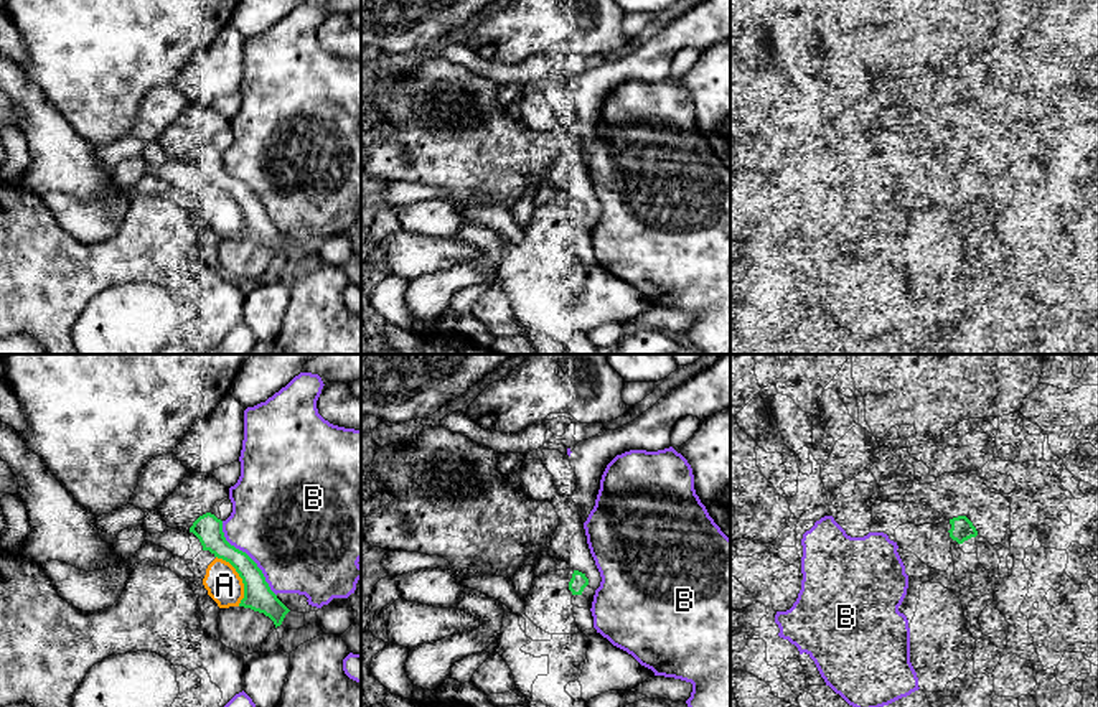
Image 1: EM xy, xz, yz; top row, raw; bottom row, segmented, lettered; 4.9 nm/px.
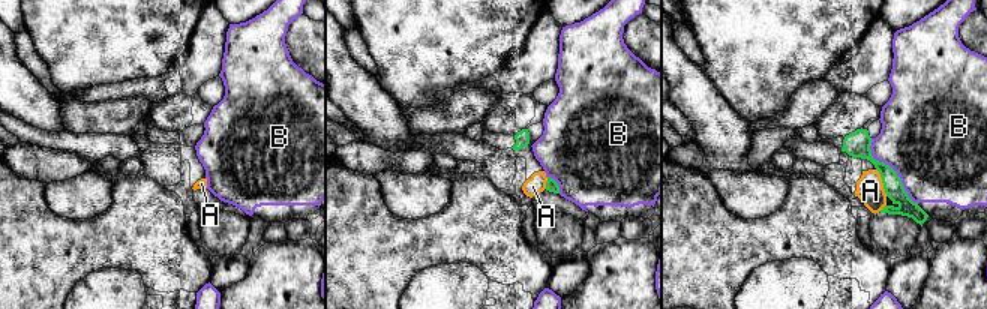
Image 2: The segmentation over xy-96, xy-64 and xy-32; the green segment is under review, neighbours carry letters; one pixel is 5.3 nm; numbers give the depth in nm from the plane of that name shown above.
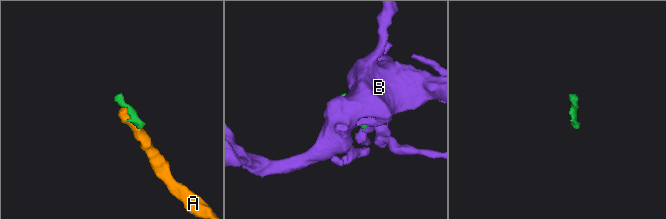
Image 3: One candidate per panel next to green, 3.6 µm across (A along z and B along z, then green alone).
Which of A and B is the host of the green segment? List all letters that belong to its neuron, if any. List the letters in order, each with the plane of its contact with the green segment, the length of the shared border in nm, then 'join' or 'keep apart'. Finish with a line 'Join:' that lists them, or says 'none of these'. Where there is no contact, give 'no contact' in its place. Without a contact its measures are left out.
A: xy | 280 nm | keep apart
B: xy | 460 nm | keep apart
Join: none of these

